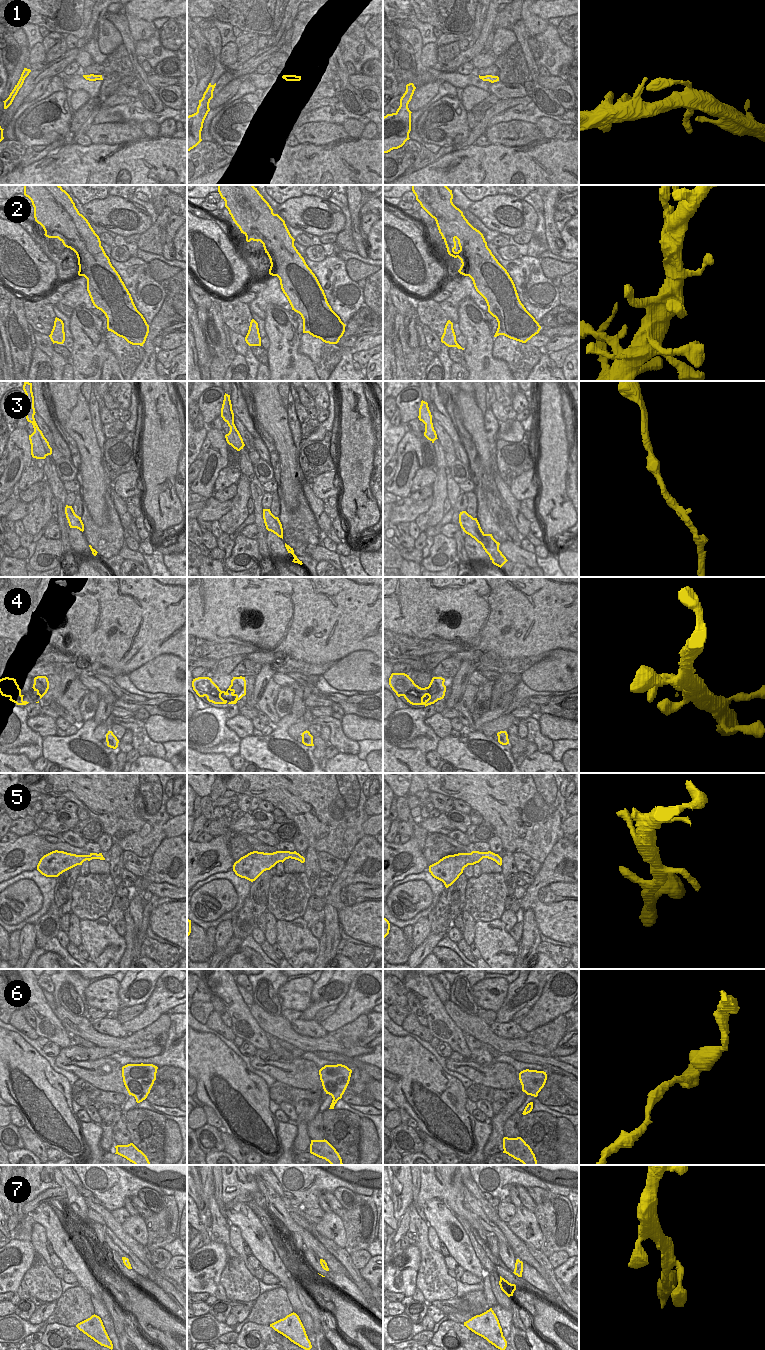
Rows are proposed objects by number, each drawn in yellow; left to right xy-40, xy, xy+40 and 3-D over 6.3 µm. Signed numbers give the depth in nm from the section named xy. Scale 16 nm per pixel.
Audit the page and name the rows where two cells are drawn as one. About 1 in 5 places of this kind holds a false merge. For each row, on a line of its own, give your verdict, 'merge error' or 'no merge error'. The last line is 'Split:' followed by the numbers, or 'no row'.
1: no merge error
2: no merge error
3: no merge error
4: no merge error
5: no merge error
6: no merge error
7: no merge error
Split: no row

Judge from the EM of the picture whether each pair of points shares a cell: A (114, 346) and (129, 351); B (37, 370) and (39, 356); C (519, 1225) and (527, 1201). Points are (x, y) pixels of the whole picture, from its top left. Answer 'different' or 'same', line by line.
A: same
B: same
C: different

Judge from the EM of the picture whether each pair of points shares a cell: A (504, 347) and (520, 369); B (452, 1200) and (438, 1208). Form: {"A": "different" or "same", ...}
{"A": "same", "B": "different"}

